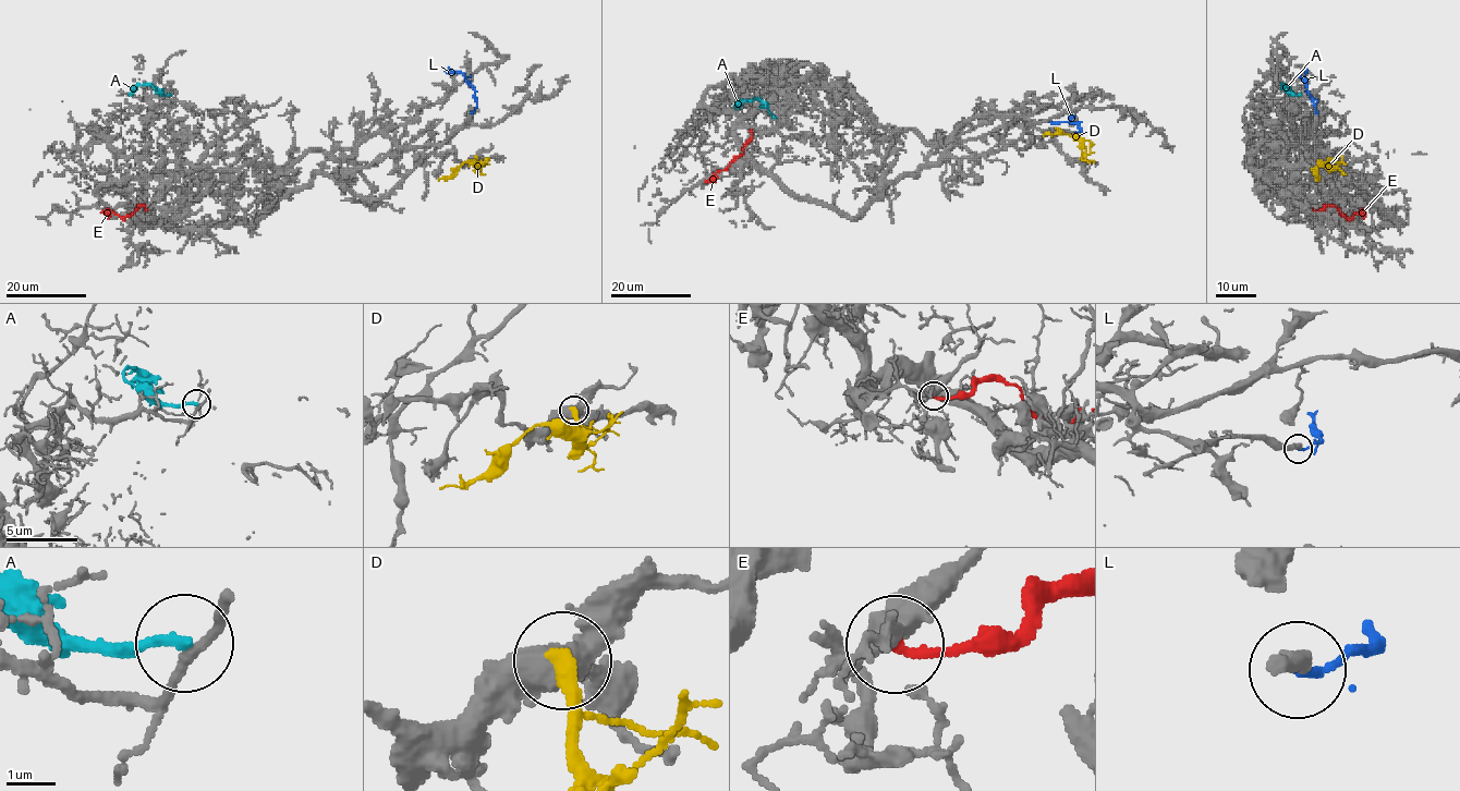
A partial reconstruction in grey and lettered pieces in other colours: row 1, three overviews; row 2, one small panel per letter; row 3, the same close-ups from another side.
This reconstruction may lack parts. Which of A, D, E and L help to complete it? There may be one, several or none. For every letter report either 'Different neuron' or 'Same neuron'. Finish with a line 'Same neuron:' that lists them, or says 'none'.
A: Different neuron
D: Different neuron
E: Different neuron
L: Same neuron
Same neuron: L

